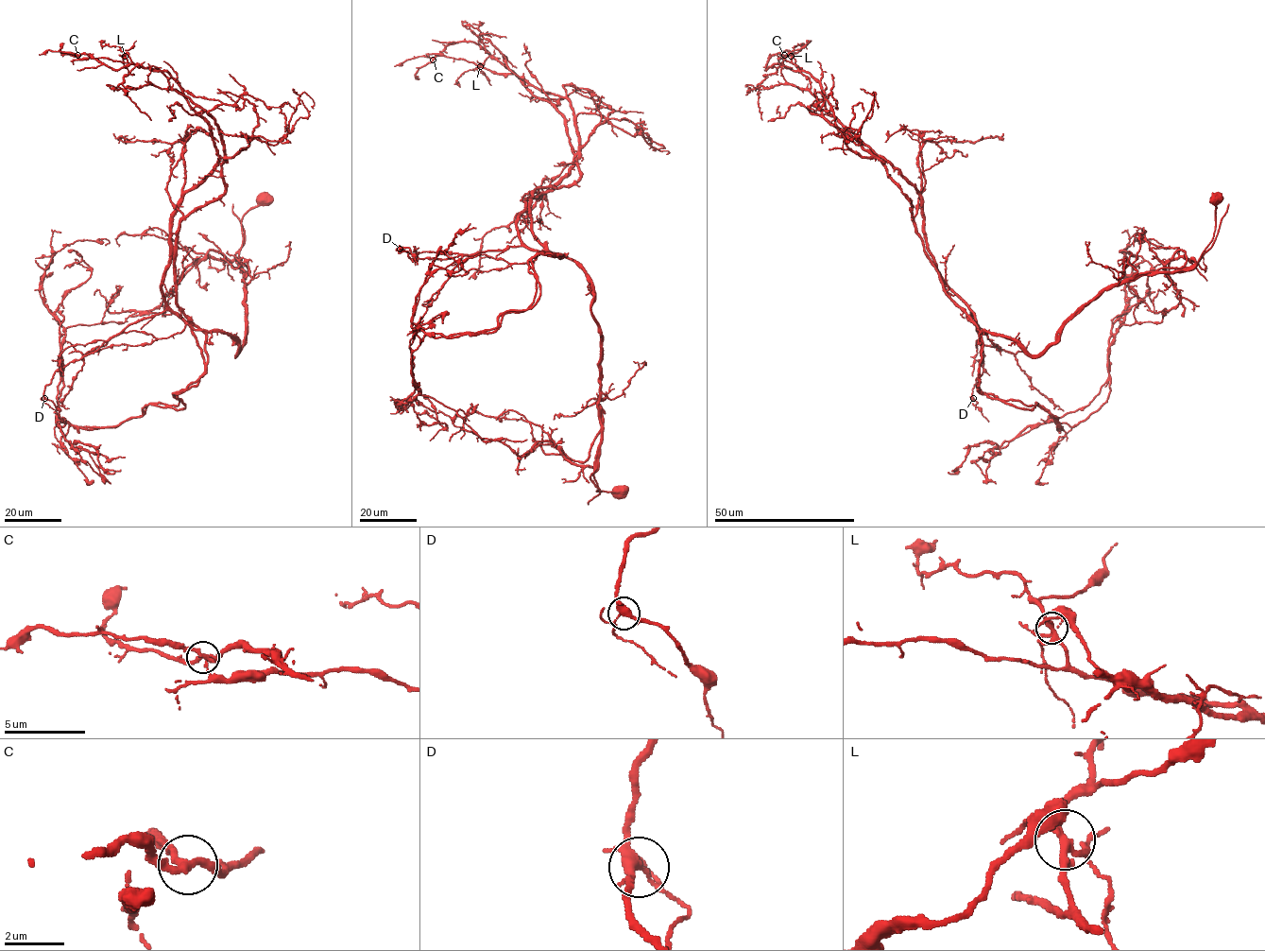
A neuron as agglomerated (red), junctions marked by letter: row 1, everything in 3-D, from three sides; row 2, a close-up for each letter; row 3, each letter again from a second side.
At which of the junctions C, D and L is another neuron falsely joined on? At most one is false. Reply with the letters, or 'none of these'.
L

